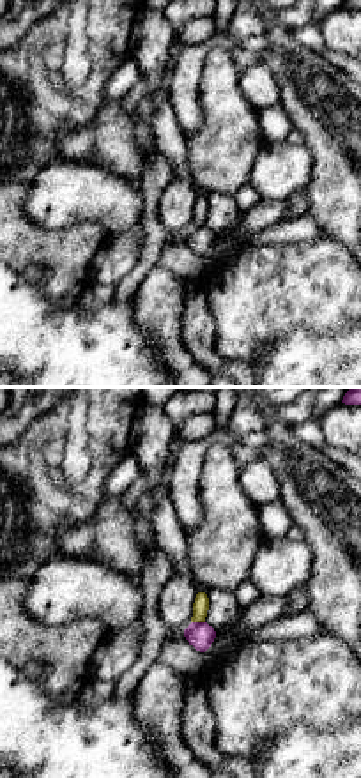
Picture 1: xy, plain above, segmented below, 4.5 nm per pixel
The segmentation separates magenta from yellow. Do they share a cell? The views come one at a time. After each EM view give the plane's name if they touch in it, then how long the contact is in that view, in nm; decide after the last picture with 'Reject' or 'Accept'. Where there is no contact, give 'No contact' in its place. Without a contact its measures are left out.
Touches magenta in xy. Shared border 60 nm

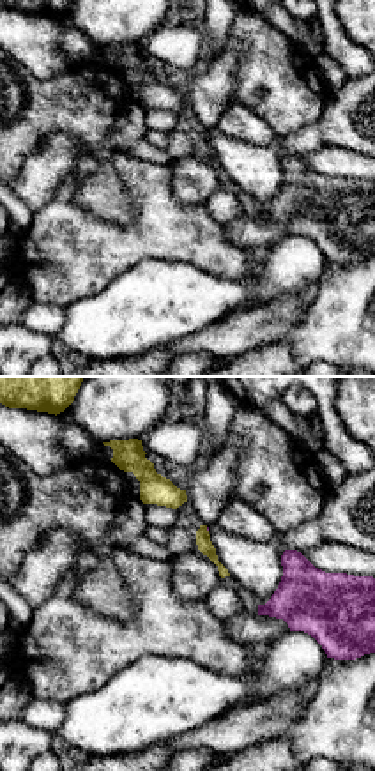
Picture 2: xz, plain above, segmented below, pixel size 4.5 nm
No contact

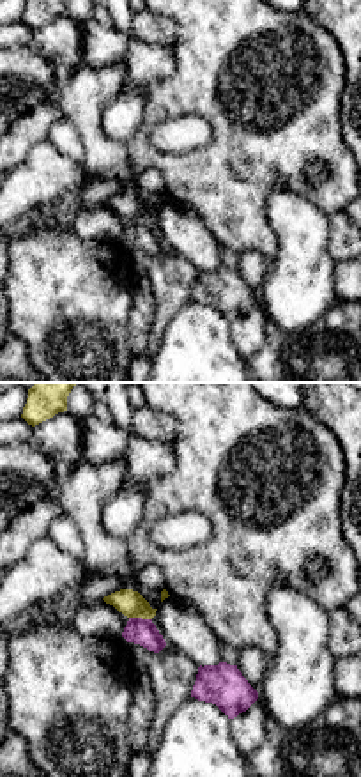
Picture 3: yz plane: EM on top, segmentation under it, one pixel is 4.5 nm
Touches magenta in yz. Shared border 110 nm

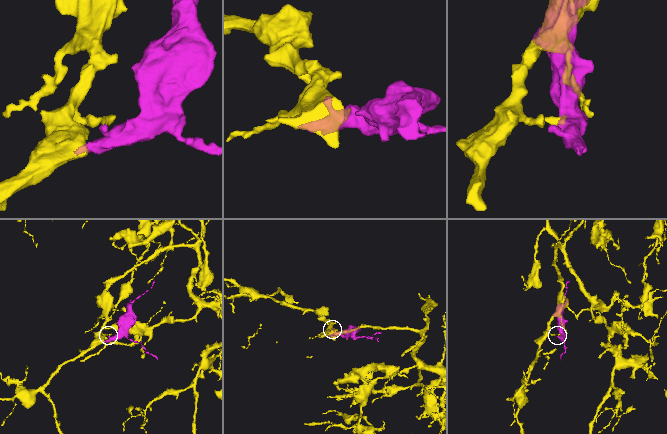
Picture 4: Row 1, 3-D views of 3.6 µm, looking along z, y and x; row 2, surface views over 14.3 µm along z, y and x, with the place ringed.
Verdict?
Reject

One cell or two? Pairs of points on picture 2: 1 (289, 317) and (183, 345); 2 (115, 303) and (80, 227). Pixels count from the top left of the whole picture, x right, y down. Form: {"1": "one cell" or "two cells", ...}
{"1": "one cell", "2": "two cells"}

